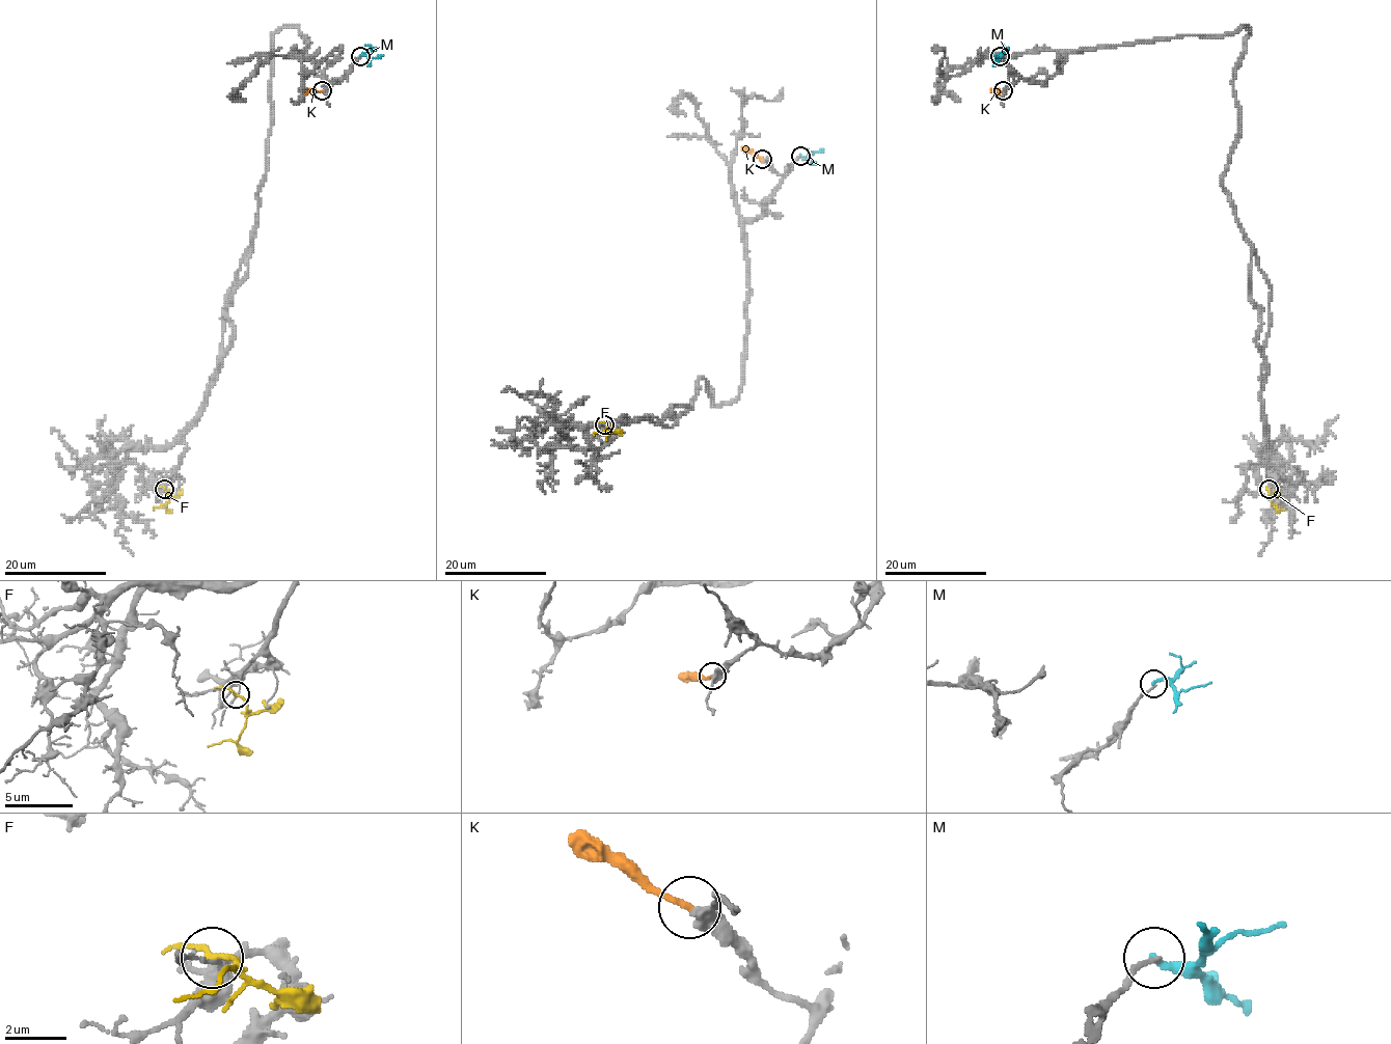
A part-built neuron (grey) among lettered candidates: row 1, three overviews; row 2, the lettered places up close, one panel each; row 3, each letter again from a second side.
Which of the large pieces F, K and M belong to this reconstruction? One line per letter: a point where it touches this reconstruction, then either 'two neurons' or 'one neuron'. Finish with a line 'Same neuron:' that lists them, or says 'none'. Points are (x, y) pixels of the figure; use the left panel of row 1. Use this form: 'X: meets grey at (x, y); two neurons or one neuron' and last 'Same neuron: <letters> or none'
F: meets grey at (164, 489); two neurons
K: meets grey at (322, 90); one neuron
M: meets grey at (360, 56); two neurons
Same neuron: K

